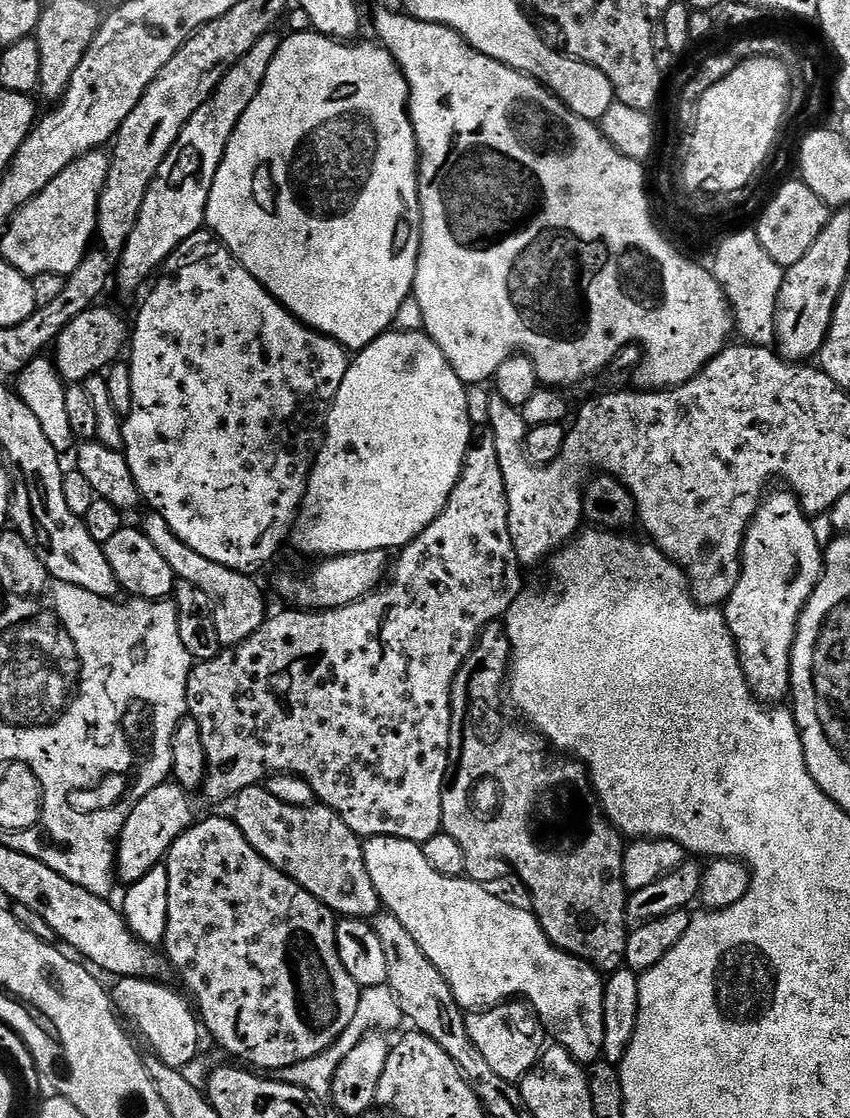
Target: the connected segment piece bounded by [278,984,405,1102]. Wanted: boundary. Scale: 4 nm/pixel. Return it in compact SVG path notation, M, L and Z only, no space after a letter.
M387 984L363 989L358 998L358 1010L354 1010L354 1018L350 1018L350 1026L346 1026L346 1030L342 1030L338 1039L321 1056L315 1056L306 1062L298 1062L293 1068L279 1069L279 1079L286 1084L293 1084L306 1090L313 1101L331 1101L334 1074L338 1074L338 1066L342 1062L342 1058L346 1058L346 1054L350 1054L350 1050L354 1050L354 1046L358 1046L363 1036L367 1036L368 1033L392 1034L399 1024L403 1025L404 1023L405 1018L398 1006L398 998Z

